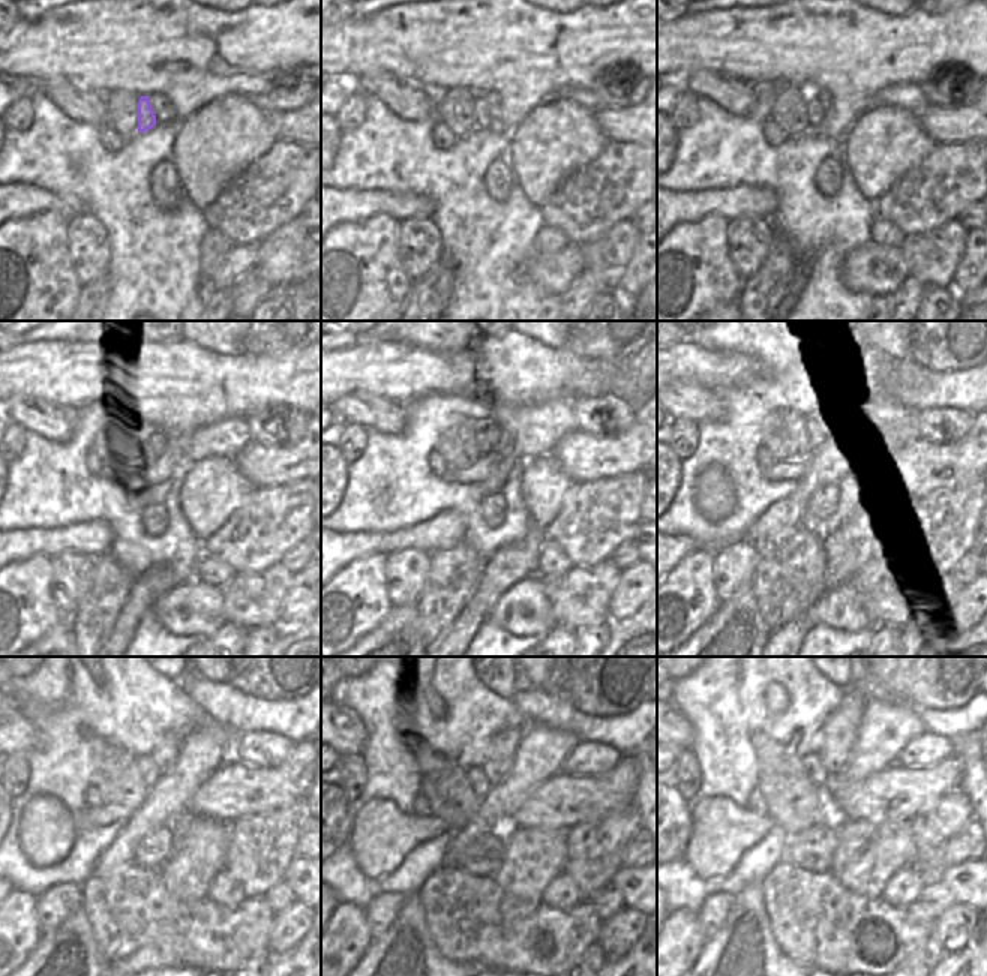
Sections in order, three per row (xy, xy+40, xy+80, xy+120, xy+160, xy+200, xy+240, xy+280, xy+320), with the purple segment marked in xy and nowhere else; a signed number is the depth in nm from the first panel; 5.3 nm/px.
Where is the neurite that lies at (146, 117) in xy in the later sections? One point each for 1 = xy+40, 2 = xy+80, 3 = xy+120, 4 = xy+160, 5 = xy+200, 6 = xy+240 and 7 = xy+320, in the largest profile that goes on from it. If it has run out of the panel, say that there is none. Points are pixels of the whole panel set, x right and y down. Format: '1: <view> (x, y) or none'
1: xy+40 (482, 119)
2: xy+80 (816, 114)
3: xy+120 (144, 426)
4: xy+160 (480, 426)
5: xy+200 (819, 437)
6: xy+240 (149, 771)
7: xy+320 (813, 769)

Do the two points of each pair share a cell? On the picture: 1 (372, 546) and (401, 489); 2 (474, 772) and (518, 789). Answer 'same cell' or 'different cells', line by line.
1: different cells
2: different cells

